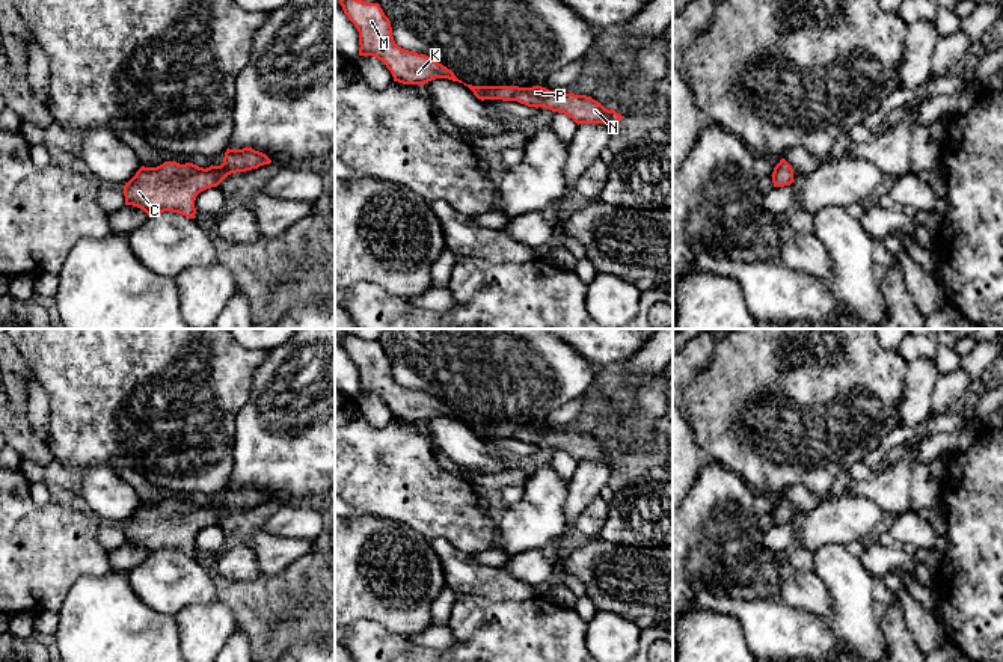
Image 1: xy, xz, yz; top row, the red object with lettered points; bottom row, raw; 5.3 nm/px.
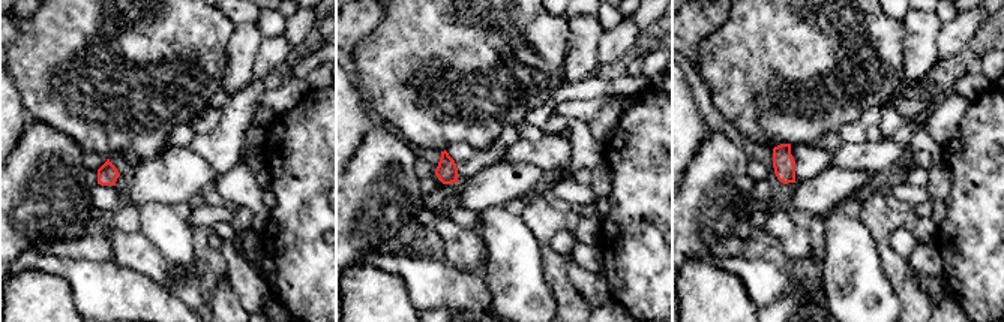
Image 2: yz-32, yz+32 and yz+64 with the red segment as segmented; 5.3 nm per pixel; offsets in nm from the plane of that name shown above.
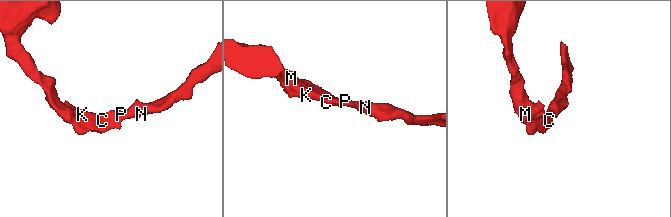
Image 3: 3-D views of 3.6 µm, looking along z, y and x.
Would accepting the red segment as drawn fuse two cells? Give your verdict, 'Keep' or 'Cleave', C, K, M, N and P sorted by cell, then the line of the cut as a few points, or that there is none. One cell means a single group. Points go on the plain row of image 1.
Keep. Groups: C K M N P. No split

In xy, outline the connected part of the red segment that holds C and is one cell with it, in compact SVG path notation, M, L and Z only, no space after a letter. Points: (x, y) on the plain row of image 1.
M252 486L226 487L220 504L207 507L193 501L179 502L164 499L157 505L142 504L125 520L125 543L143 547L149 555L172 549L195 556L196 534L211 525L217 525L228 513L258 507L271 498Z

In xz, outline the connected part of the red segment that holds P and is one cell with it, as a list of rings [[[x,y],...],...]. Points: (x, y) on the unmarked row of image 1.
[[[466,422],[474,433],[484,437],[517,439],[528,445],[543,445],[564,451],[579,461],[605,461],[612,466],[621,454],[614,446],[608,448],[600,440],[587,433],[563,431],[541,424],[472,424]]]

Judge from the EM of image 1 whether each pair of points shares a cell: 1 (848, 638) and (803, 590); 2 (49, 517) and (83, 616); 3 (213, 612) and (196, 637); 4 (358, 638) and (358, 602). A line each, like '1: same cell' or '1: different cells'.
1: different cells
2: different cells
3: same cell
4: different cells

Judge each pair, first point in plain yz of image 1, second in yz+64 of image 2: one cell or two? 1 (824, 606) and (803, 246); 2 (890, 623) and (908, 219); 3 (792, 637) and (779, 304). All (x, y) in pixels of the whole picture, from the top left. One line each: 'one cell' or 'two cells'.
1: one cell
2: one cell
3: two cells

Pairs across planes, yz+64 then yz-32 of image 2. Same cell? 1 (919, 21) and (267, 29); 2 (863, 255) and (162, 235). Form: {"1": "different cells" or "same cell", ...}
{"1": "different cells", "2": "same cell"}

